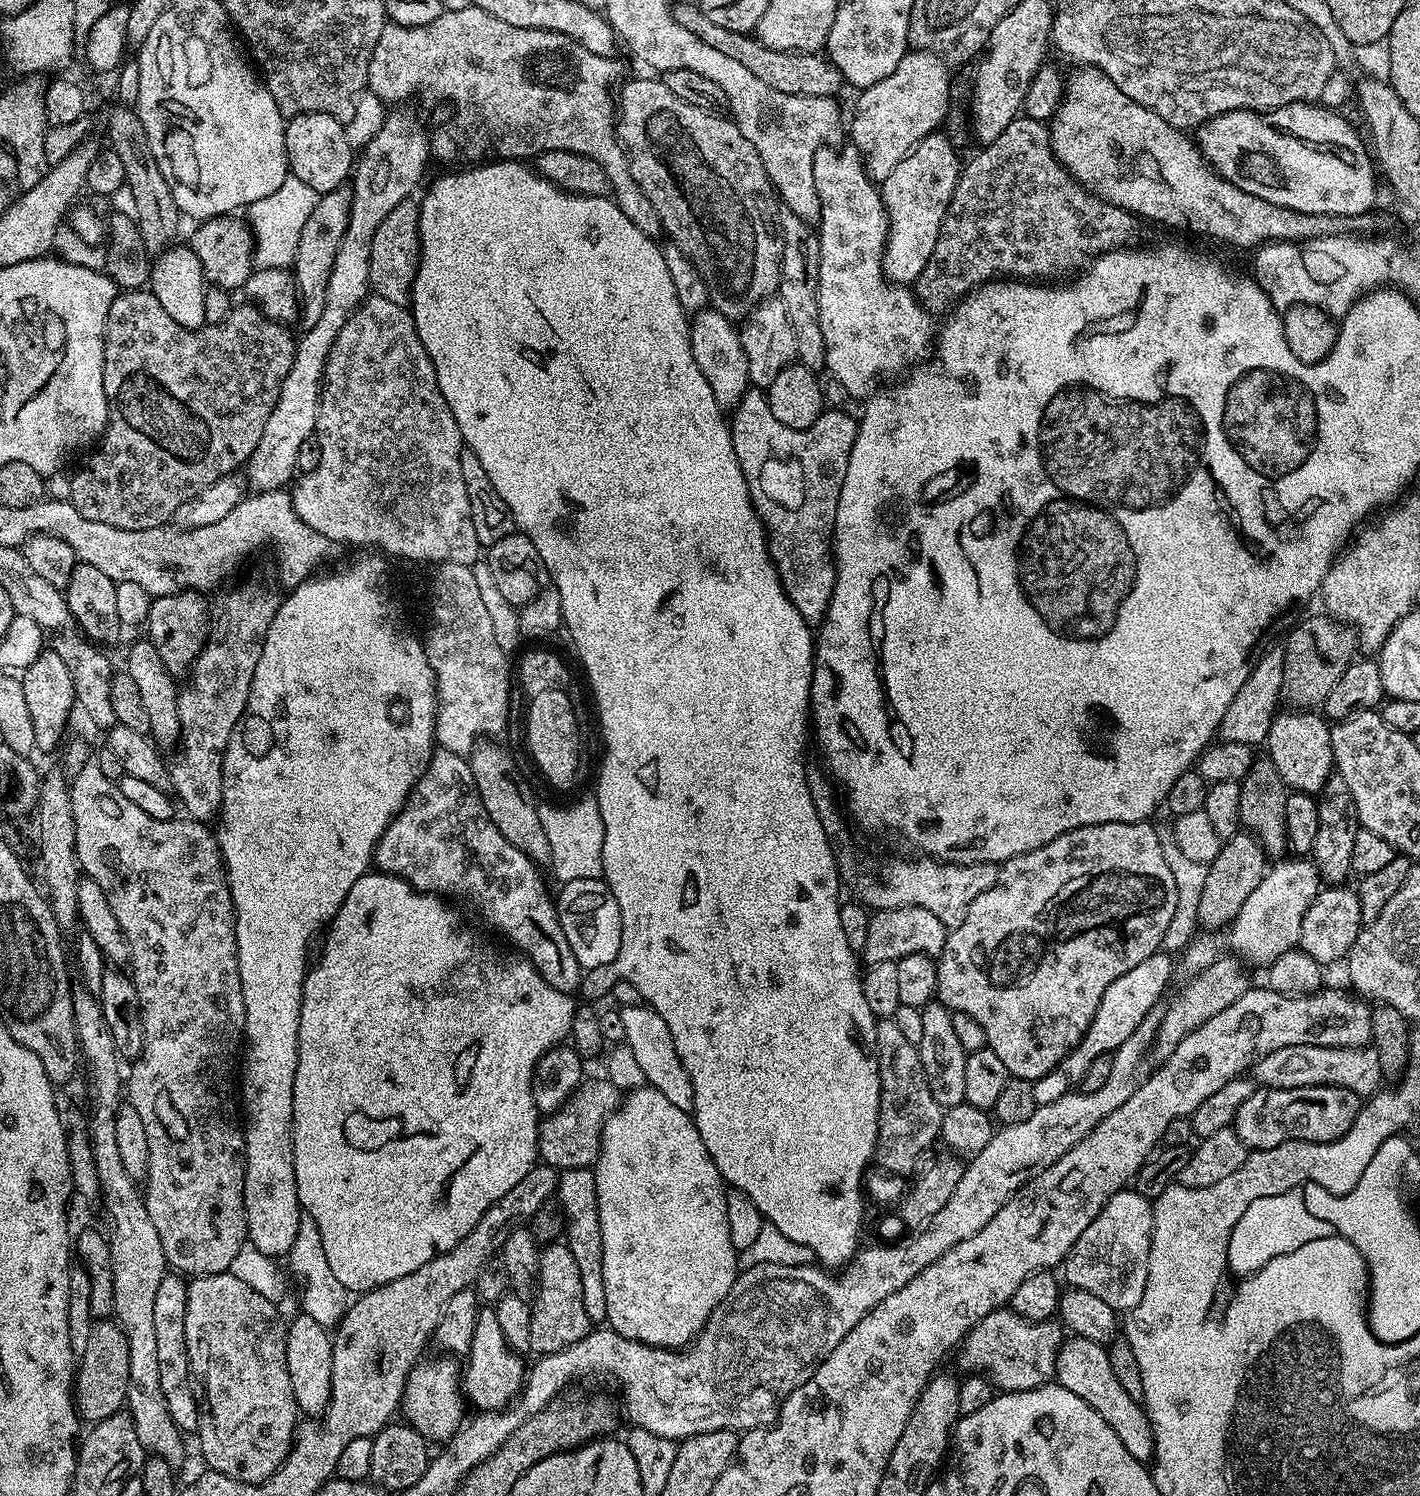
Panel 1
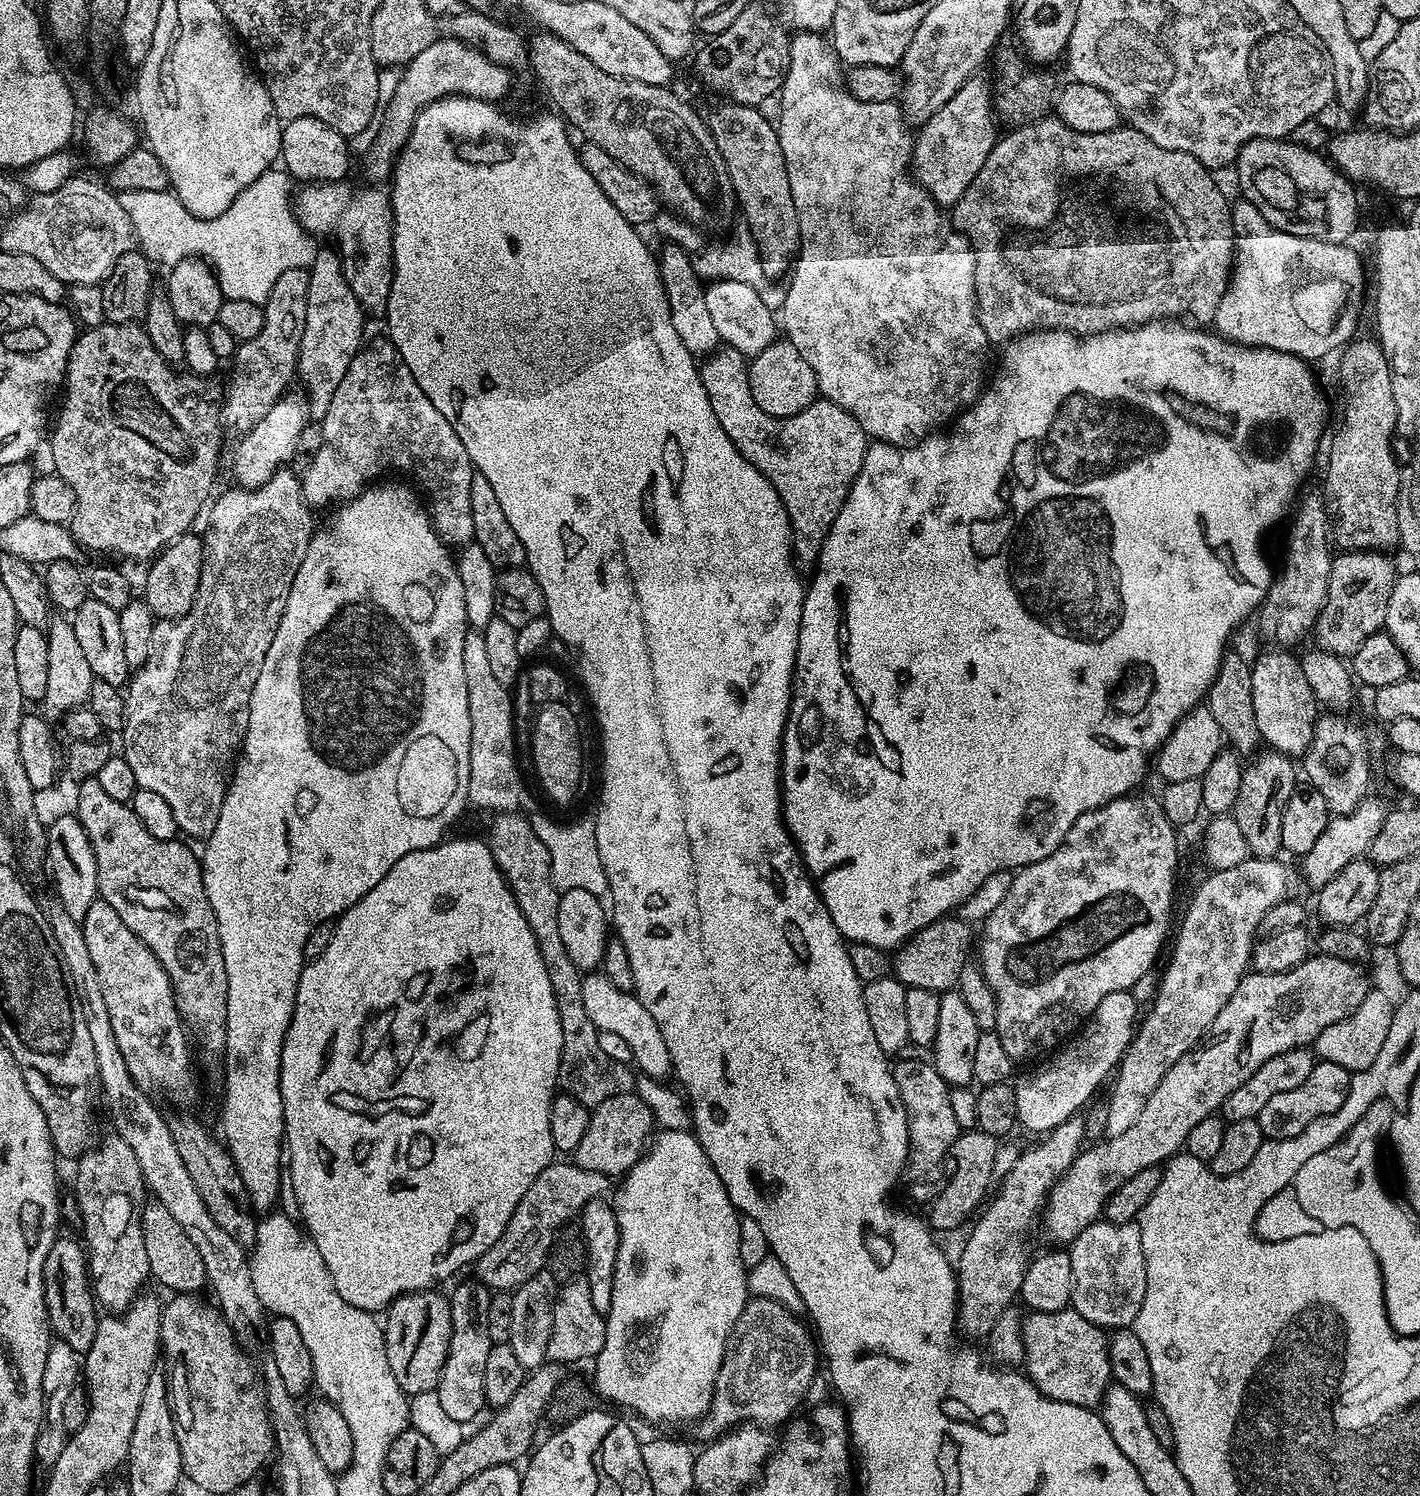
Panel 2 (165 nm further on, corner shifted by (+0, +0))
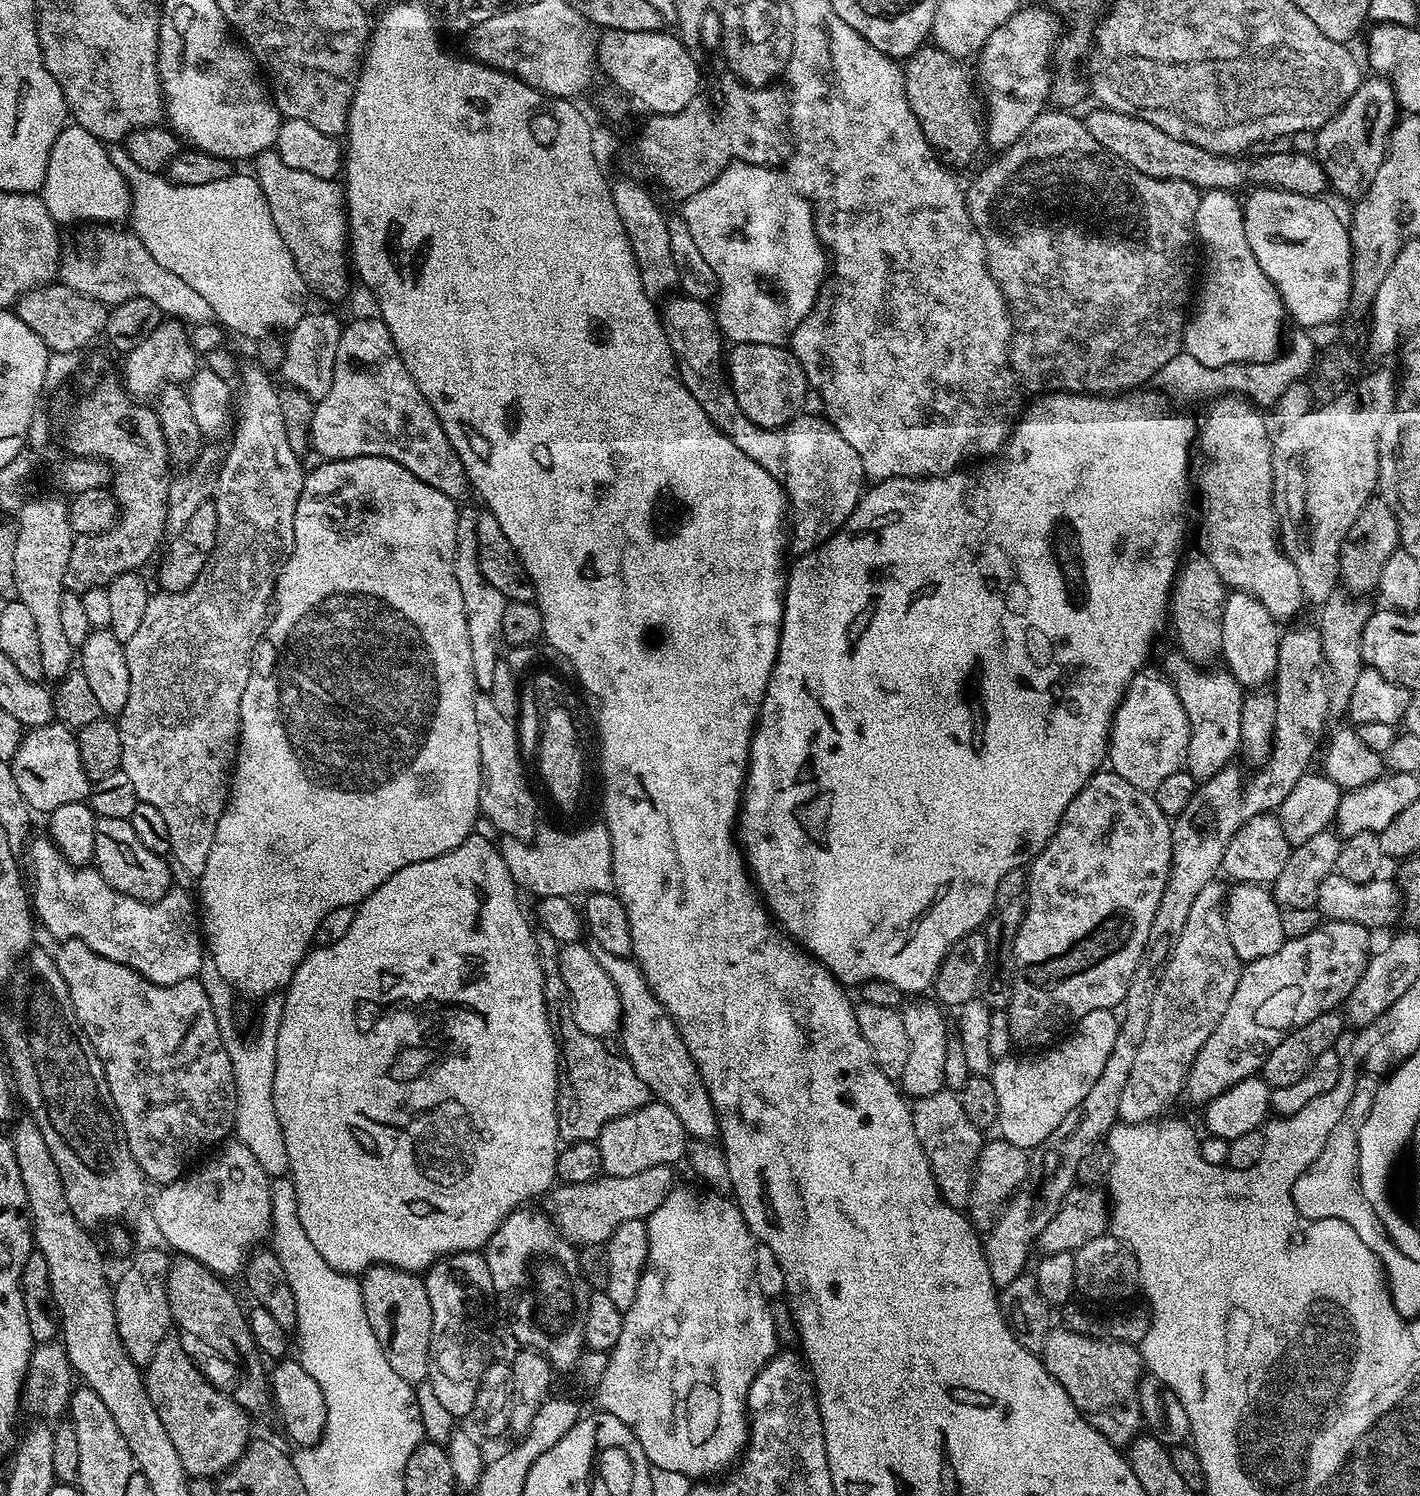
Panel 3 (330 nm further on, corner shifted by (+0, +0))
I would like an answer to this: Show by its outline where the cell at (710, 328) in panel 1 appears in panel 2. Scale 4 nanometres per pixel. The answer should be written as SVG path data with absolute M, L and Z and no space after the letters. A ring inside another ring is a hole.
M665 243L663 247L664 249L659 249L658 252L658 263L674 330L678 330L682 346L686 346L686 350L690 350L693 356L700 358L705 354L711 354L721 347L722 341L706 307L705 281L694 270L691 255L680 245Z

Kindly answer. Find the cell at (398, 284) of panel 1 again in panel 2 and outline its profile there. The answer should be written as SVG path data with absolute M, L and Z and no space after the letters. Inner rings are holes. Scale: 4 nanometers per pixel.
M308 182L298 192L298 216L304 231L316 236L332 236L340 254L344 277L369 316L387 315L392 270L392 202L383 187L368 186L352 192L348 182L318 184Z

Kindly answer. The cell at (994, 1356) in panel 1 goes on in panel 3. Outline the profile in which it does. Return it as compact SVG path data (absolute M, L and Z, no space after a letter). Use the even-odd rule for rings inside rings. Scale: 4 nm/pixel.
M1056 1326L1053 1327L1052 1333L1046 1338L1046 1346L1042 1353L1042 1359L1046 1370L1050 1375L1056 1379L1062 1386L1062 1390L1066 1390L1066 1394L1070 1394L1070 1398L1074 1402L1074 1406L1080 1411L1080 1415L1088 1421L1090 1426L1094 1426L1100 1433L1112 1443L1118 1449L1124 1450L1136 1439L1137 1436L1141 1435L1142 1429L1145 1427L1144 1415L1140 1409L1140 1403L1138 1402L1138 1386L1140 1385L1141 1376L1145 1375L1146 1369L1144 1366L1144 1359L1140 1357L1139 1347L1135 1343L1127 1340L1113 1340L1111 1338L1103 1338L1099 1340L1096 1336L1087 1336L1087 1331L1077 1330L1067 1326Z

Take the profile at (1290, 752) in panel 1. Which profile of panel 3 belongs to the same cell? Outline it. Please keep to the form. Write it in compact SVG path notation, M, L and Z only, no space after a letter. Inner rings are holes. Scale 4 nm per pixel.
M1229 591L1222 616L1222 650L1220 655L1227 671L1245 690L1265 687L1275 677L1278 666L1278 646L1282 635L1281 625L1254 598L1245 592Z

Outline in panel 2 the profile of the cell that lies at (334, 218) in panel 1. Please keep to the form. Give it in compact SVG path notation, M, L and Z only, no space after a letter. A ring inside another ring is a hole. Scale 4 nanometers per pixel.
M295 268L281 274L278 282L274 282L268 291L268 298L262 305L262 330L237 347L230 364L232 377L228 380L224 396L222 392L222 403L218 408L220 423L227 431L229 428L235 434L243 434L258 426L258 422L266 418L266 410L270 410L270 406L277 404L280 397L289 391L288 383L297 379L298 350L302 342L302 330L306 330L307 289L308 272L304 268Z

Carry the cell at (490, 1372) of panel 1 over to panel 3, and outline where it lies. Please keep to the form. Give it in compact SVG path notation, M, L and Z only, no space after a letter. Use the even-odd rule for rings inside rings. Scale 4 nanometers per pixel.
M456 1252L452 1256L443 1256L437 1260L431 1268L427 1269L422 1276L426 1286L426 1294L430 1298L430 1310L432 1311L432 1337L430 1338L430 1370L428 1371L427 1387L432 1387L432 1396L436 1404L444 1412L452 1416L471 1417L474 1410L474 1398L478 1398L478 1386L482 1382L484 1369L490 1363L490 1345L492 1343L492 1330L494 1327L494 1282L490 1278L490 1266L484 1261L480 1252Z

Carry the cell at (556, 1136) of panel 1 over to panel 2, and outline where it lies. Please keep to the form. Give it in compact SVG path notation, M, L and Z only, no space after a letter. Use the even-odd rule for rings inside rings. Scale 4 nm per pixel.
M630 1091L606 1098L606 1102L591 1109L591 1114L590 1126L586 1126L586 1134L582 1134L582 1142L576 1147L574 1162L582 1170L594 1170L609 1178L623 1177L639 1162L653 1139L654 1121L650 1106L646 1106L635 1091Z

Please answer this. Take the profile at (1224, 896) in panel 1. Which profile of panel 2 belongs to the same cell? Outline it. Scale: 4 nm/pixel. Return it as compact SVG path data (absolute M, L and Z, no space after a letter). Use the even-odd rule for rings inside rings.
M1260 750L1244 764L1242 786L1231 815L1236 817L1238 830L1246 840L1249 853L1256 858L1272 858L1281 851L1282 814L1290 794L1298 786L1293 761L1280 752Z

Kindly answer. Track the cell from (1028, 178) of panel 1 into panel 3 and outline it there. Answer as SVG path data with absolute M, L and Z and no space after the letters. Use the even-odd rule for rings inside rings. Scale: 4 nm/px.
M1045 110L1041 112L1038 118L1034 118L1034 122L1030 122L1027 130L1011 144L1008 148L1003 149L999 153L997 160L989 162L988 166L972 180L972 185L967 185L966 199L968 202L968 213L974 222L974 226L978 230L978 234L984 243L984 253L988 262L988 269L994 278L994 282L998 282L998 286L1004 295L1004 301L1008 304L1008 315L1012 318L1012 341L1008 347L1008 357L1012 363L1012 368L1016 371L1016 379L1025 389L1028 388L1032 394L1047 394L1049 392L1083 392L1085 394L1120 394L1125 390L1130 390L1134 384L1140 384L1143 380L1151 381L1164 366L1166 362L1170 362L1175 355L1178 355L1184 347L1184 326L1190 315L1190 304L1188 308L1188 295L1193 295L1194 284L1192 288L1192 255L1197 255L1198 241L1196 239L1196 211L1198 210L1198 202L1200 201L1201 189L1195 188L1190 182L1182 182L1181 180L1155 180L1152 176L1142 174L1138 170L1134 170L1129 164L1124 164L1117 156L1111 156L1102 146L1098 146L1098 142L1094 142L1094 137L1090 135L1090 130L1086 130L1083 119L1068 110Z

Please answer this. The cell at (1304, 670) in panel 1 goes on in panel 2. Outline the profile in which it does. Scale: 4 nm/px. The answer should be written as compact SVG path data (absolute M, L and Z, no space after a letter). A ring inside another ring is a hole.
M1344 550L1333 559L1326 602L1314 629L1315 643L1324 651L1332 656L1351 658L1366 638L1384 628L1386 606L1390 606L1390 594L1398 575L1398 569L1392 565L1390 557L1382 552Z

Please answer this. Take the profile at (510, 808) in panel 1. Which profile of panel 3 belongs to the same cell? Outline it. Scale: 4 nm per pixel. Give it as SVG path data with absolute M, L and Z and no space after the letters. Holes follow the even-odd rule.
M543 930L536 932L536 945L544 975L544 997L556 1046L560 1050L560 1080L556 1084L556 1117L561 1141L565 1145L583 1140L599 1141L602 1126L622 1114L630 1114L649 1103L650 1093L646 1082L638 1078L632 1063L619 1051L611 1052L603 1039L587 1036L578 1030L572 1017L572 999L562 982L560 949L557 940Z

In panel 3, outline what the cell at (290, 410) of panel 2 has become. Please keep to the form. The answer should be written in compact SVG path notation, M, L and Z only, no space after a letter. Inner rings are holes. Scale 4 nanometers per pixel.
M309 311L287 333L288 341L282 344L282 359L278 371L284 375L283 383L302 390L313 402L326 398L334 382L334 353L338 350L338 338L342 320L332 312Z

